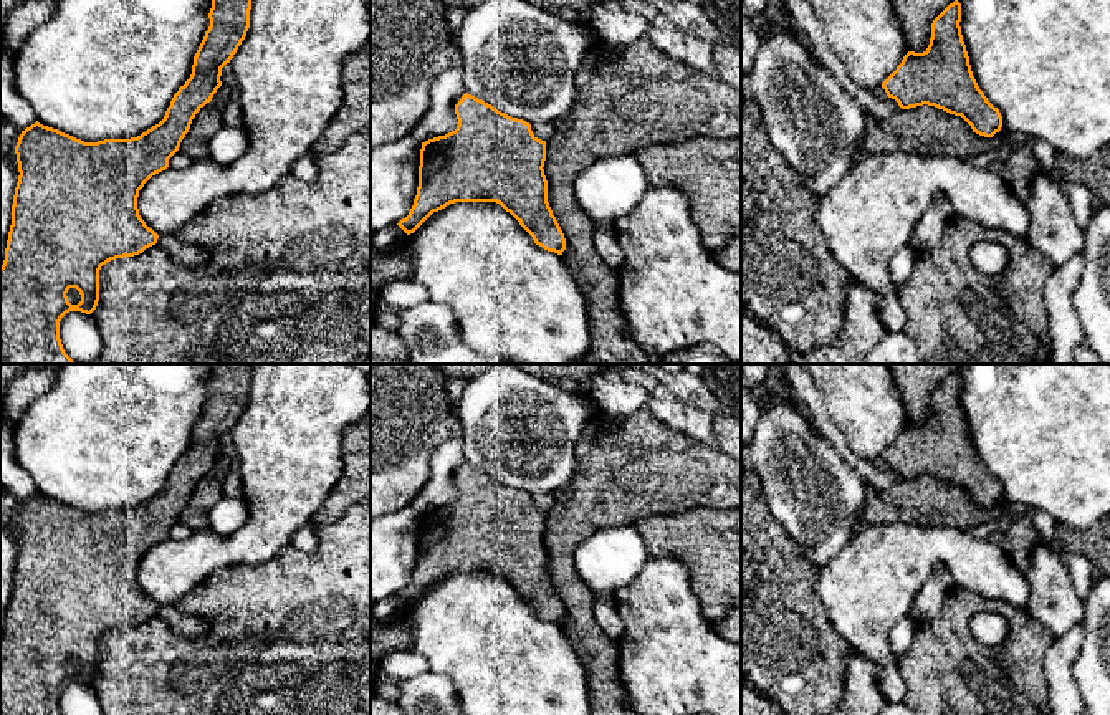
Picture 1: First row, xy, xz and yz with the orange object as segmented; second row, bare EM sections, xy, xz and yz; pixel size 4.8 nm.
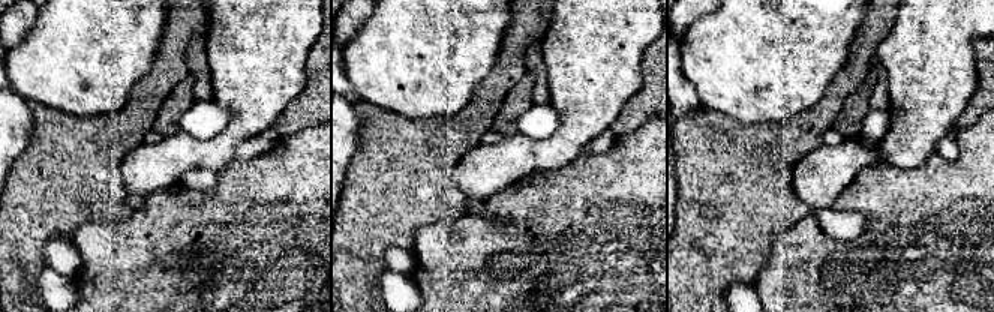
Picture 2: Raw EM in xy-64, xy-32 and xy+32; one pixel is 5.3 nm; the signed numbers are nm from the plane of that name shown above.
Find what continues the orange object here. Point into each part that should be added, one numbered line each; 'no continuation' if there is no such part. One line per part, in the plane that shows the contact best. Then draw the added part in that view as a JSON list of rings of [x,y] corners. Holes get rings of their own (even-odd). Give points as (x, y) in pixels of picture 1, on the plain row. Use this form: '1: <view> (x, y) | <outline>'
no continuation

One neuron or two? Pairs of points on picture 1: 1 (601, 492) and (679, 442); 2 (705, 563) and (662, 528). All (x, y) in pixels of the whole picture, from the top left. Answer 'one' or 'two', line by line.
1: one
2: one

